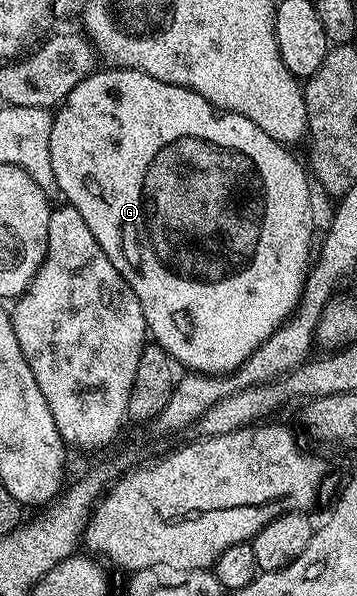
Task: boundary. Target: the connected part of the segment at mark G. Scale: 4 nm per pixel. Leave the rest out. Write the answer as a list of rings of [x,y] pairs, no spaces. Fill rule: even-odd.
[[[105,67],[102,70],[102,73],[93,71],[89,76],[82,79],[67,95],[65,100],[61,102],[56,112],[53,113],[53,126],[51,127],[51,171],[55,171],[57,193],[60,196],[65,196],[64,200],[68,205],[75,207],[75,211],[79,211],[79,215],[83,215],[83,220],[86,221],[87,227],[91,227],[91,235],[95,235],[95,239],[99,243],[99,247],[103,247],[107,259],[111,259],[115,271],[119,271],[119,275],[123,275],[123,279],[131,287],[131,291],[135,291],[135,299],[139,299],[139,307],[143,307],[143,319],[145,320],[148,336],[152,338],[155,344],[164,353],[169,353],[177,361],[178,366],[182,370],[192,371],[197,375],[232,375],[277,328],[288,321],[301,298],[301,292],[305,286],[305,275],[311,268],[309,244],[313,241],[313,201],[309,198],[309,185],[311,186],[310,174],[302,162],[300,165],[289,154],[290,150],[286,146],[281,145],[275,139],[271,139],[271,135],[267,135],[267,131],[259,131],[259,127],[255,127],[255,123],[251,123],[251,119],[243,119],[243,115],[218,111],[213,108],[213,104],[210,101],[203,99],[203,95],[199,95],[187,87],[163,83],[143,71],[114,69],[112,67]]]

